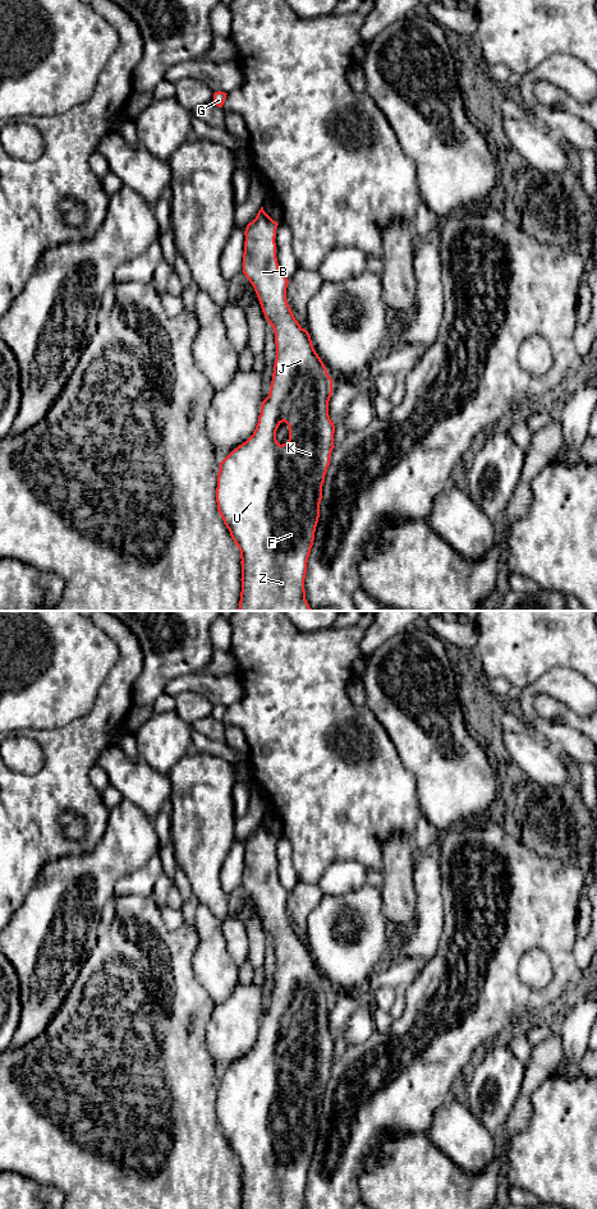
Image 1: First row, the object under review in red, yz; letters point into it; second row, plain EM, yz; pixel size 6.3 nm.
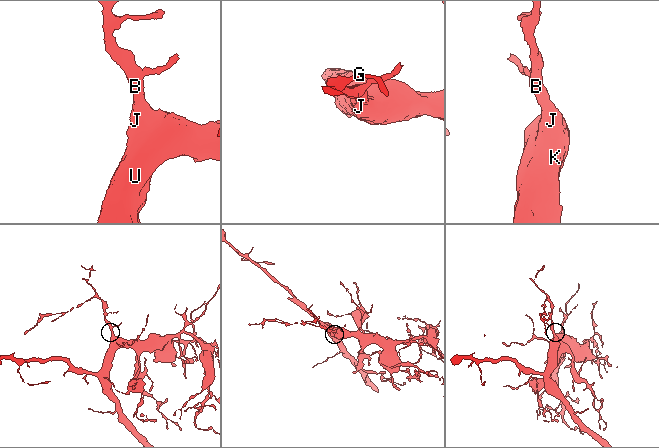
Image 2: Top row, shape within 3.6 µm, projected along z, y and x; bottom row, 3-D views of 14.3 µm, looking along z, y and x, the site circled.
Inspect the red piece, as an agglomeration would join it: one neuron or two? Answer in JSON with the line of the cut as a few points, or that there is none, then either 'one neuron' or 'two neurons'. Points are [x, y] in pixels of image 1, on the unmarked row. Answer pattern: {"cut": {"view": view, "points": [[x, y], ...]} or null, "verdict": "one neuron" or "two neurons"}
{"cut": null, "verdict": "one neuron"}

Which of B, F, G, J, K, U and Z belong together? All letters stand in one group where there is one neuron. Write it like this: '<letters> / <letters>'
B F G J K U Z

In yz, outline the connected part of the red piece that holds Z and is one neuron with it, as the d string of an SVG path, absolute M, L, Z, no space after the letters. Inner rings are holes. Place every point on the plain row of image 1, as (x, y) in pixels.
M261 820L256 832L245 841L243 866L243 887L254 901L265 932L275 946L276 973L271 1001L268 1010L262 1015L253 1048L220 1076L217 1089L217 1123L240 1164L240 1209L306 1209L307 1176L320 1131L322 1099L335 1061L335 1039L329 1029L332 992L316 966L308 944L300 941L288 918L286 901L289 893L279 882L276 872L277 838ZM283 1035L288 1038L289 1053L280 1058L276 1053L276 1044Z

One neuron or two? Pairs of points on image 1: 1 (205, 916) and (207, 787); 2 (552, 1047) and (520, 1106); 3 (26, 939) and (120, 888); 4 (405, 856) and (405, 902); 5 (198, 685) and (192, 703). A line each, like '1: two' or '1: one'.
1: two
2: one
3: two
4: one
5: two

